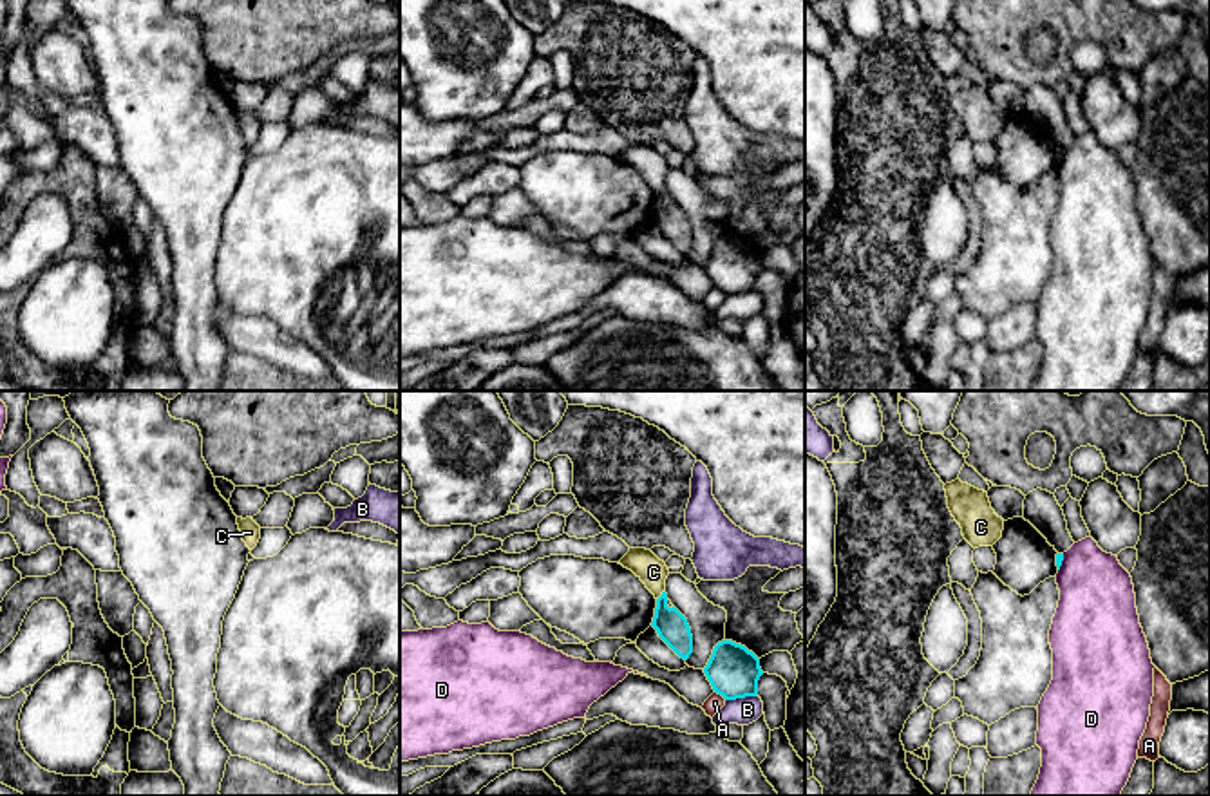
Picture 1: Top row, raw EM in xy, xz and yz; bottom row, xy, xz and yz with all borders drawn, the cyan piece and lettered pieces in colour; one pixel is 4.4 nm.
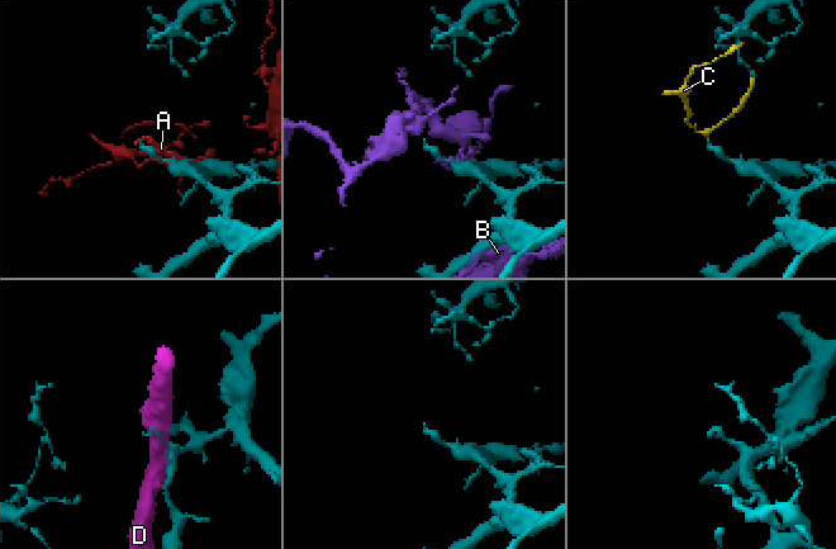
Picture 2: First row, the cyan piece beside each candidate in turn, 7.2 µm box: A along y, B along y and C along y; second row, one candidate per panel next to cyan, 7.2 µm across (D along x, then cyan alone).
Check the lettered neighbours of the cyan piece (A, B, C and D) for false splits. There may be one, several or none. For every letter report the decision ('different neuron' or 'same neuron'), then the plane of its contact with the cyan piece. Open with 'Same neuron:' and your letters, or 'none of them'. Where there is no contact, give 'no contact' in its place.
Same neuron: C
A: different neuron | xz
B: different neuron | xz
C: same neuron | xz
D: different neuron | yz

